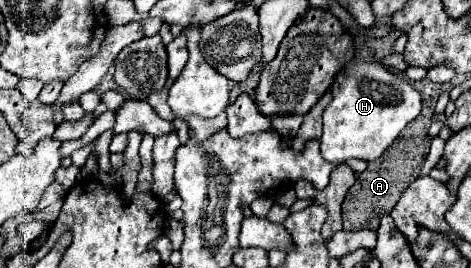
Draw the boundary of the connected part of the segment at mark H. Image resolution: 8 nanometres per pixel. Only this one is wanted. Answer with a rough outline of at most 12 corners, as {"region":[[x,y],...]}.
{"region":[[350,60],[324,110],[322,158],[376,160],[420,94]]}

